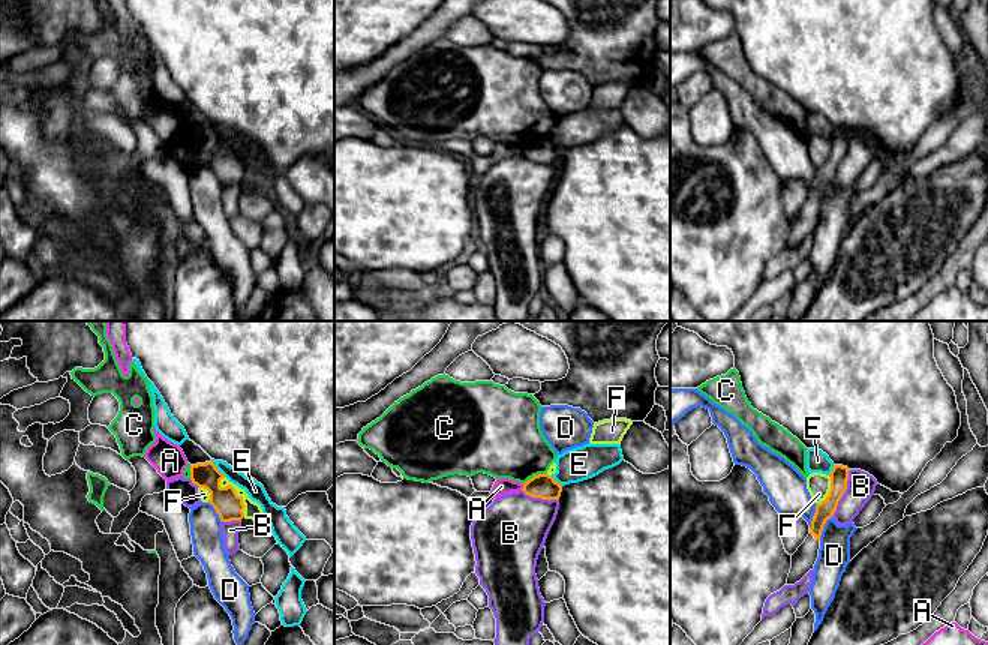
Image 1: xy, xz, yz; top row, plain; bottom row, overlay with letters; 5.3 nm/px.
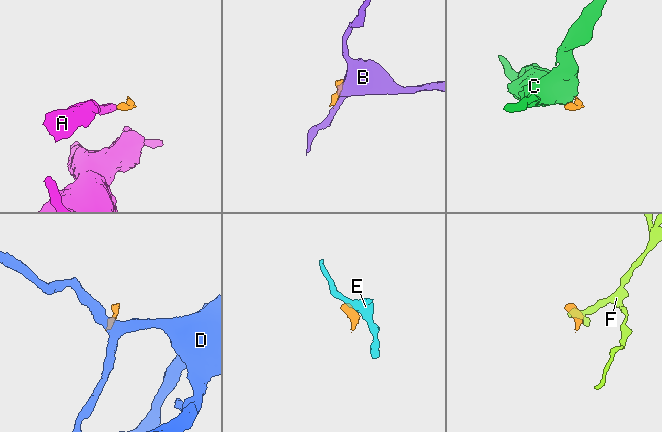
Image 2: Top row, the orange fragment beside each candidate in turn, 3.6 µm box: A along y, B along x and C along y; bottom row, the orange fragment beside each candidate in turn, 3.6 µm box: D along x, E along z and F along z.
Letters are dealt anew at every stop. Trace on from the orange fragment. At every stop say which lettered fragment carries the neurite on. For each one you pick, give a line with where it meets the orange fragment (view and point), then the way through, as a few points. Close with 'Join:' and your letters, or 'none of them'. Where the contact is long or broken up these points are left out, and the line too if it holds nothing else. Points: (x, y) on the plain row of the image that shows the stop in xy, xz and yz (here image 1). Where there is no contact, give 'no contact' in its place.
Join: none of them

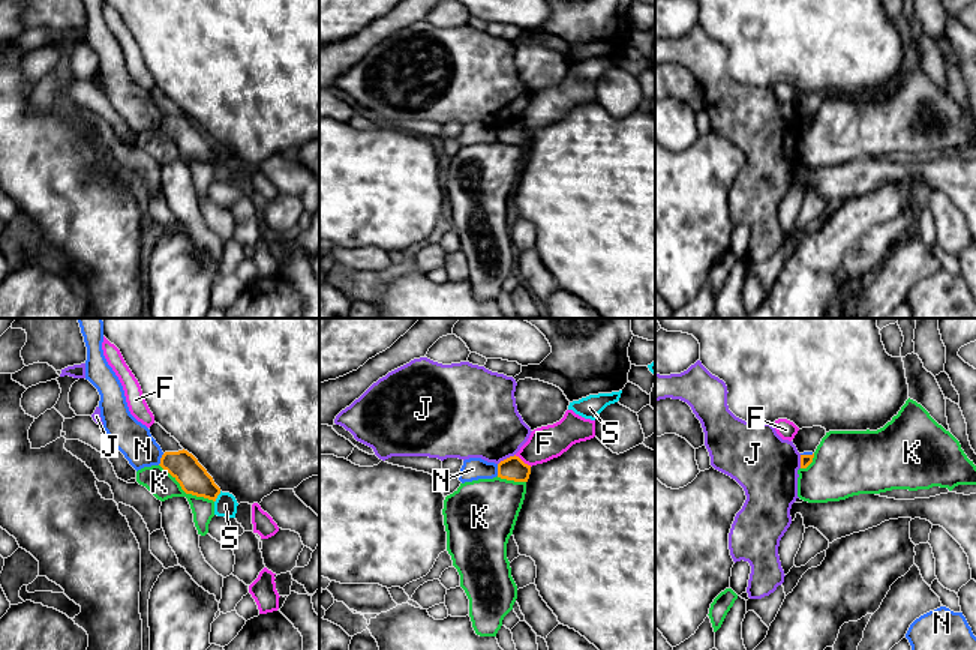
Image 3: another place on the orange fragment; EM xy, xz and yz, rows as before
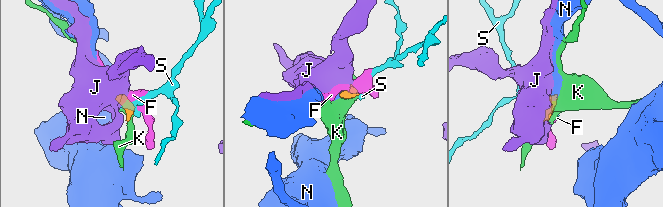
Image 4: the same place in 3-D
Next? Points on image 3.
Join: none of them

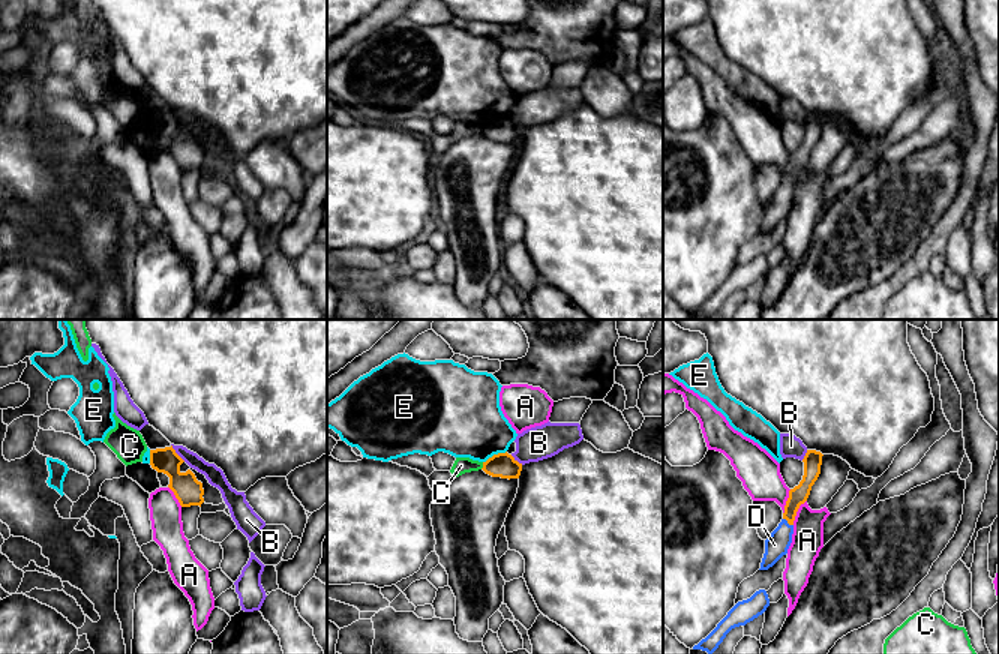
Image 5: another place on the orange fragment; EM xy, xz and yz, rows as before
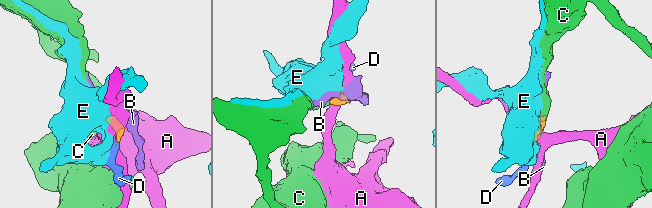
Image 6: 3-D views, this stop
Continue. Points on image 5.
D: meets orange in yz at (788, 186); runs through yz (798, 159), (791, 171), (788, 186), (777, 207)
Join: D

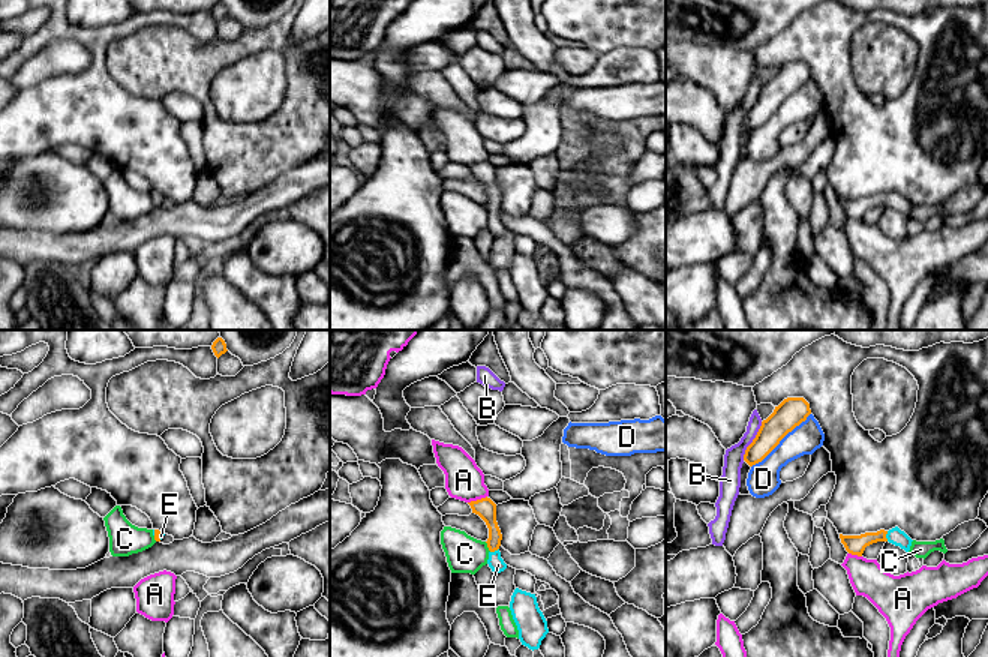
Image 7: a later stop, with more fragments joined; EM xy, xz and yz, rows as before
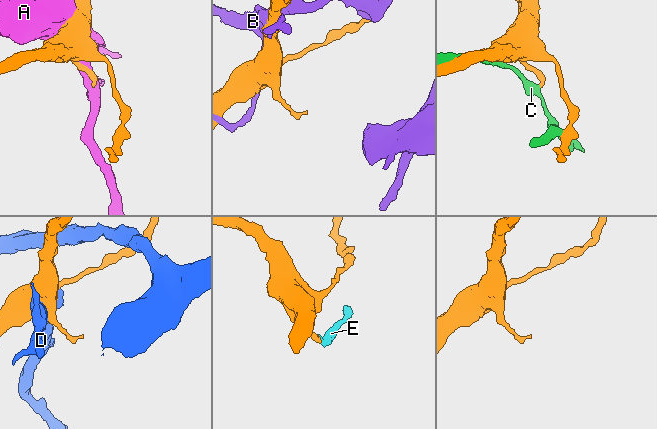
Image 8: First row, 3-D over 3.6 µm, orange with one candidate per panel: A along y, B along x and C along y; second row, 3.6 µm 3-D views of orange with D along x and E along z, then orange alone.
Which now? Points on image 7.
E: meets orange in yz at (885, 200); runs through yz (855, 209), (870, 201), (885, 200), (895, 200)
Join: E

